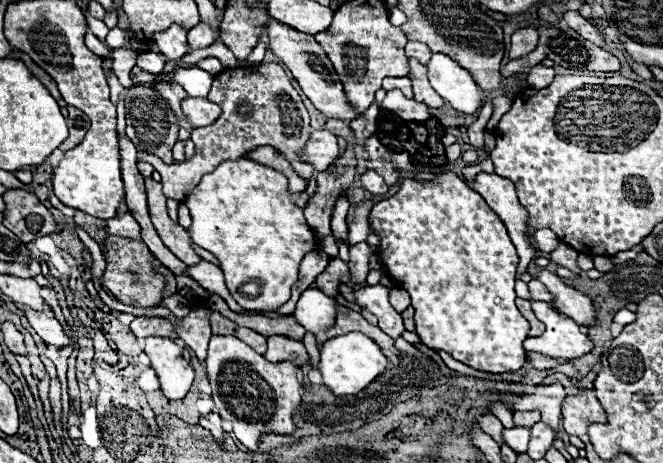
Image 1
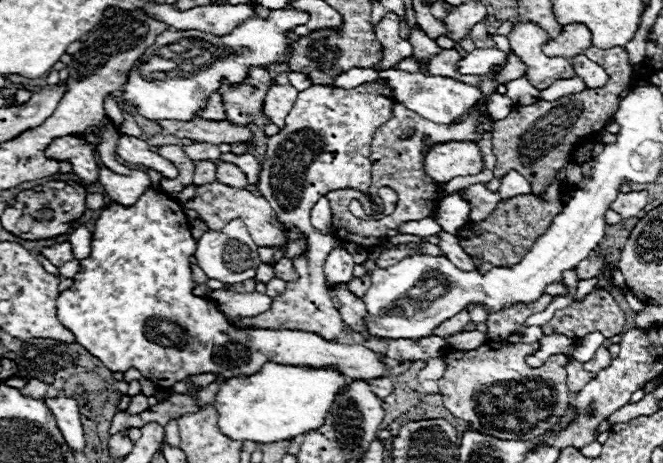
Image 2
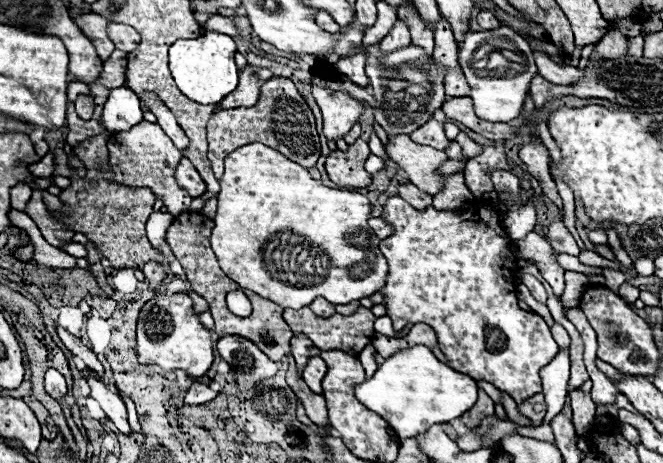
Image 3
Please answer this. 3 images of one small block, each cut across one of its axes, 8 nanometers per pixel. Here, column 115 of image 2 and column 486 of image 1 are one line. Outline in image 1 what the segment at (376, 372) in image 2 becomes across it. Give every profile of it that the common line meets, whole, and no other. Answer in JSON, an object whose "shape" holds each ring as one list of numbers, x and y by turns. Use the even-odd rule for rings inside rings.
{"shape":[[446,174,446,192,430,180,414,180,414,178,402,178,400,180,400,190,390,198,390,200,382,200,378,202,372,212,370,212,370,226,374,230,374,234,380,238,378,244,378,256,384,264,384,268,388,270,388,274,394,280,394,286,400,290,406,290,412,296,412,306,416,310,416,334,420,336,420,340,430,346,430,348,440,348,446,350,454,360,474,368,474,370,482,370,482,372,492,372,492,374,502,374,502,372,516,372,522,368,522,364,526,362,526,352,522,348,522,342,528,338,530,332,530,324,528,320,518,312,514,300,516,300,516,292,514,292,514,280,516,280,516,266,518,266,518,256,516,256,516,248,502,224,502,220,488,208,488,204,484,202,484,198,478,192,472,192,462,178,458,178,456,174]]}

